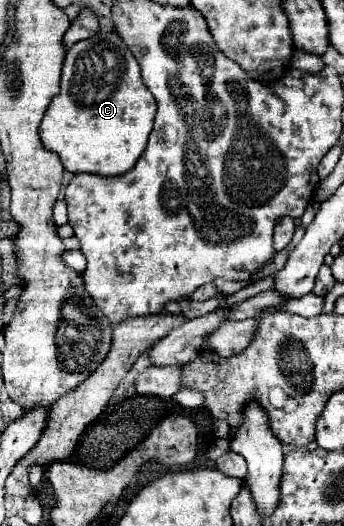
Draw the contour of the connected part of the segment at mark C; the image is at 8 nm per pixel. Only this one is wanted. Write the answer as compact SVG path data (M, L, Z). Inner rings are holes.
M100 33L90 39L78 41L68 49L66 61L62 67L60 93L50 103L42 123L40 123L40 141L48 151L60 155L60 161L70 173L94 173L104 177L116 177L128 173L142 151L146 149L148 135L152 131L156 115L156 101L140 77L140 65L130 53L130 49L118 39L116 33Z

